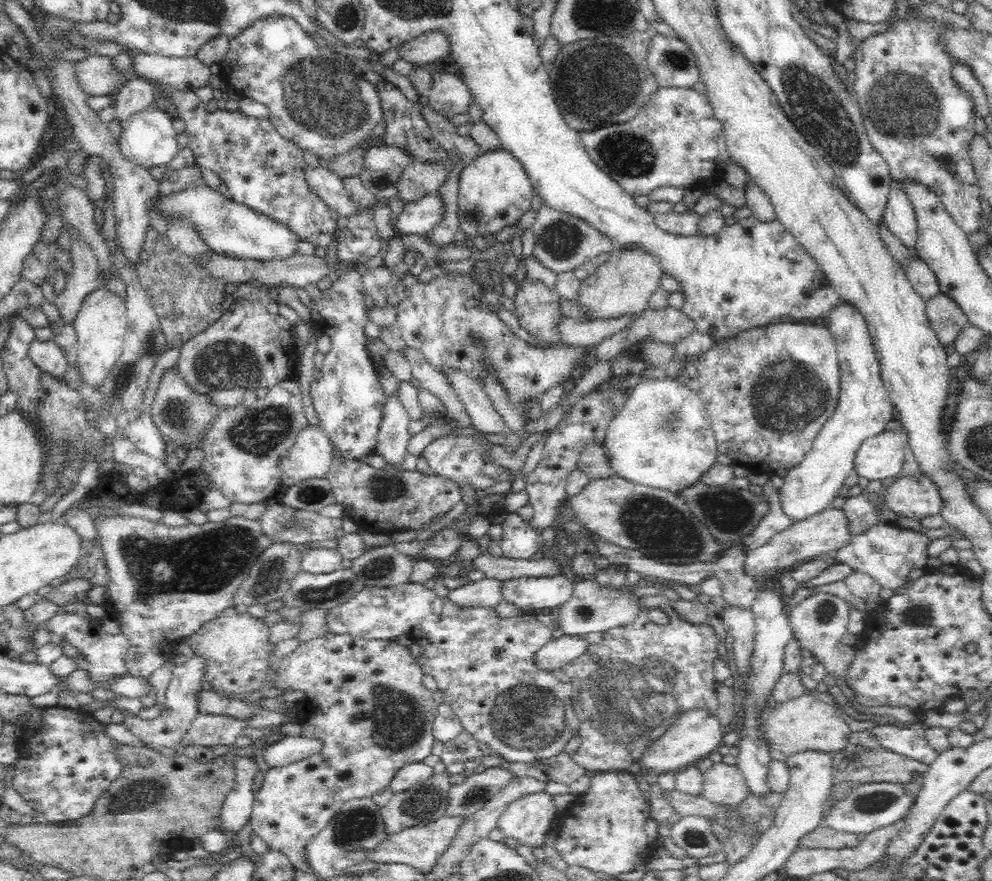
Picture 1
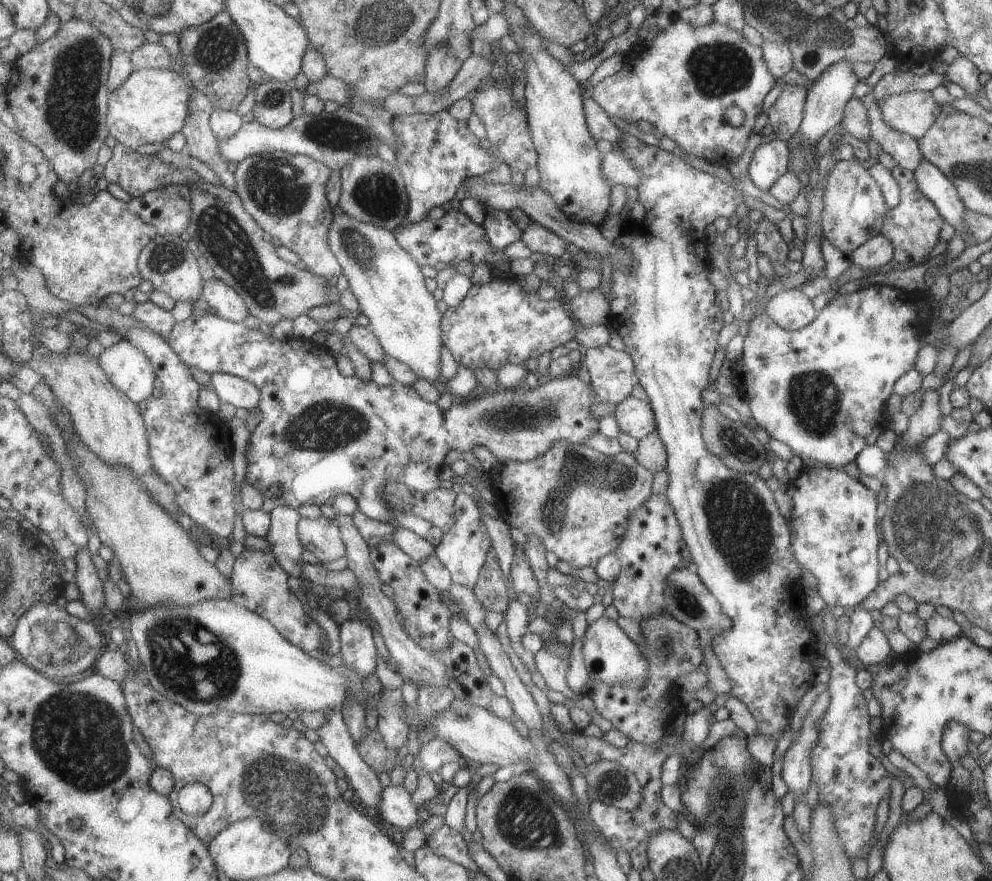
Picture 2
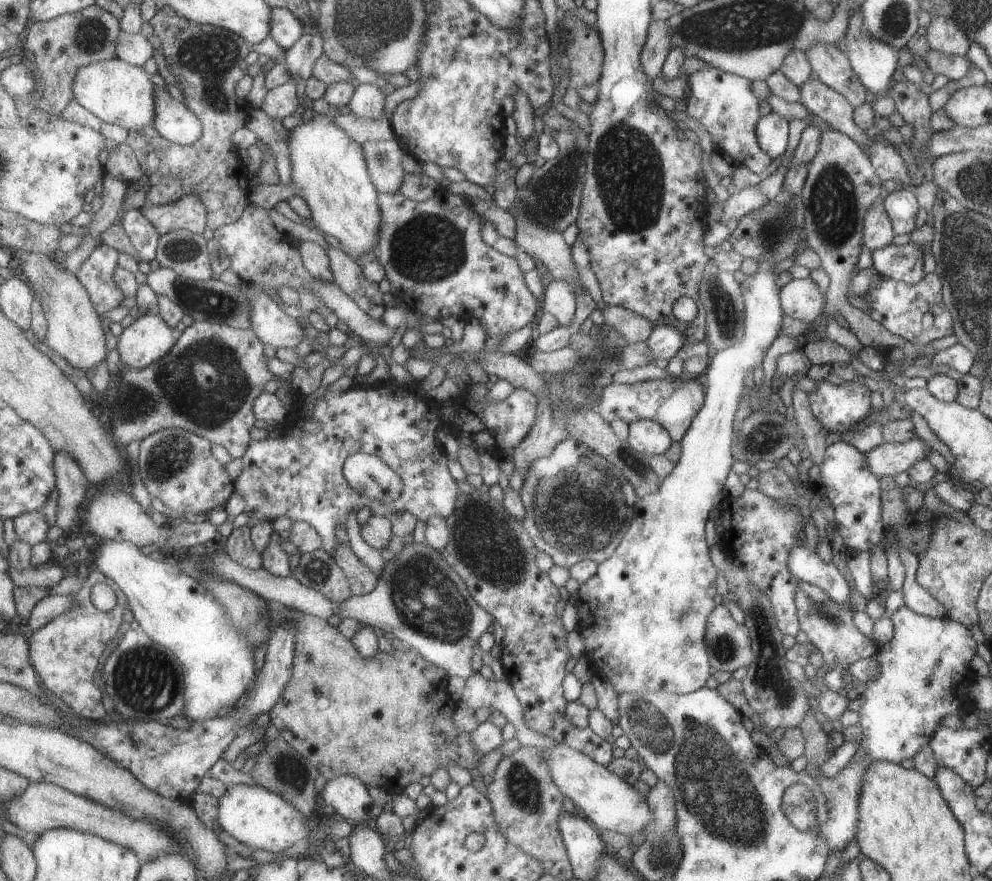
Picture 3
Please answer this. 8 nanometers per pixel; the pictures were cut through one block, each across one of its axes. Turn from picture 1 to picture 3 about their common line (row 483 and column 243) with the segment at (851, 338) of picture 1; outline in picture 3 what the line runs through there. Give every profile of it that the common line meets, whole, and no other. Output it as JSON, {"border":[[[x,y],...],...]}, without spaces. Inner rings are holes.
{"border":[[[239,783],[227,786],[224,795],[219,798],[218,808],[218,822],[216,826],[229,833],[243,845],[255,848],[255,850],[266,850],[279,855],[279,852],[289,850],[293,844],[297,844],[302,838],[307,838],[311,830],[307,816],[299,808],[293,806],[291,802],[283,796],[279,796],[275,791],[257,784],[248,785]]]}

